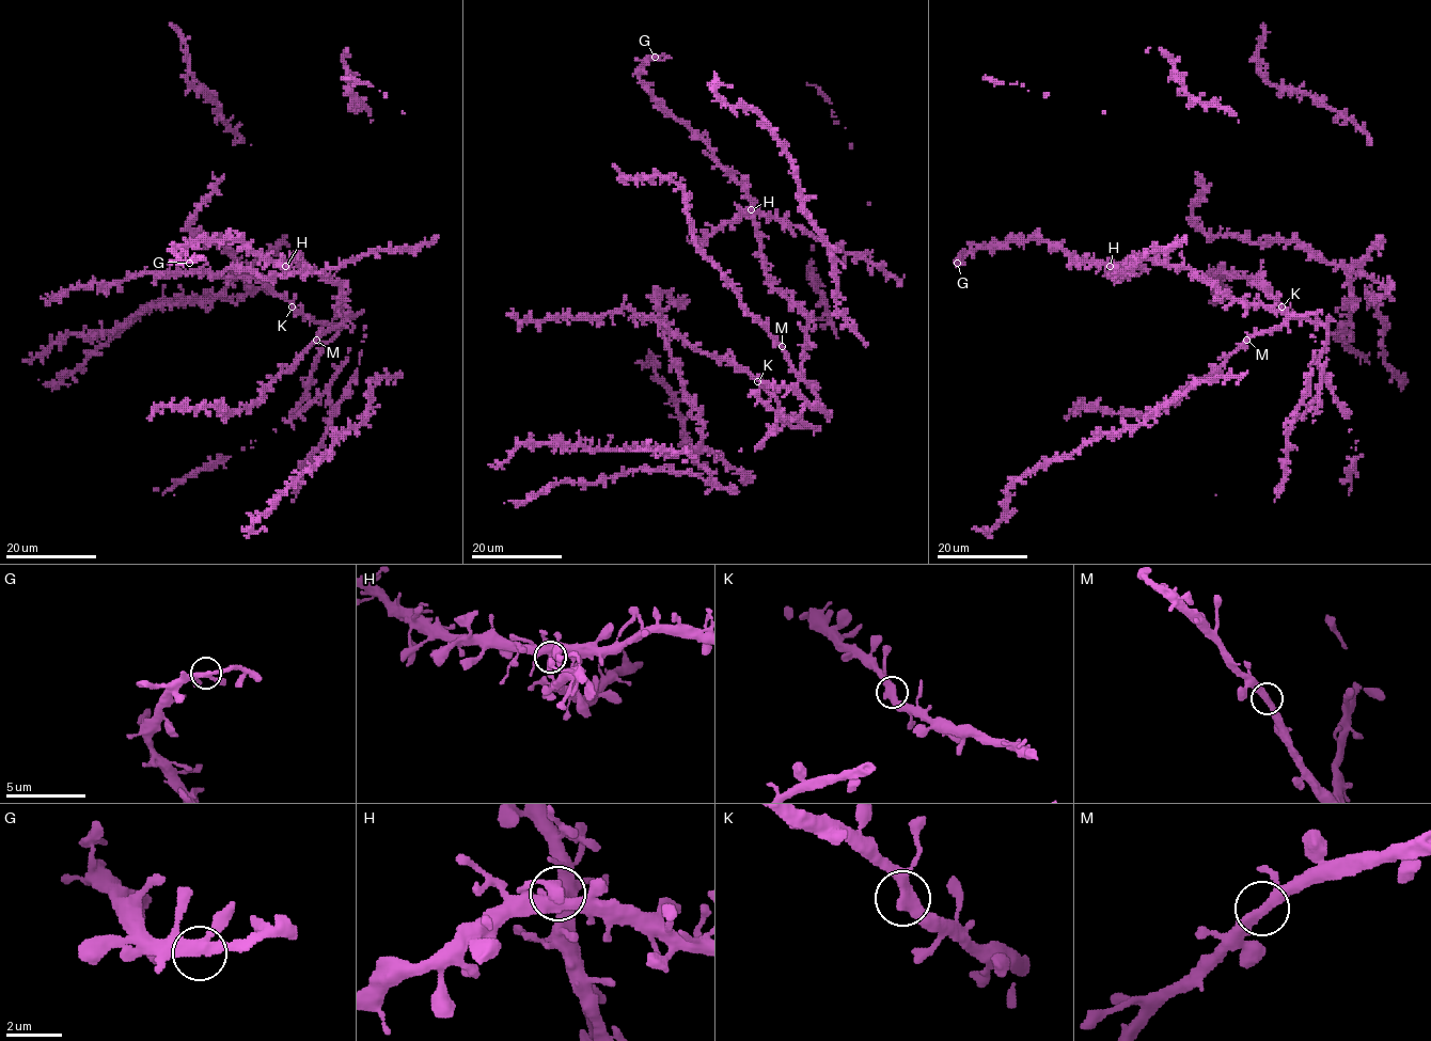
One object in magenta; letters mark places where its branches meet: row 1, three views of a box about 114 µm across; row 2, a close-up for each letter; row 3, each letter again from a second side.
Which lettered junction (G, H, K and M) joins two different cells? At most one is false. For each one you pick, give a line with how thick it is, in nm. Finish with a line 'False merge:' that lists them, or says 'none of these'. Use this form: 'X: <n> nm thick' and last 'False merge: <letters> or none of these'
False merge: none of these

